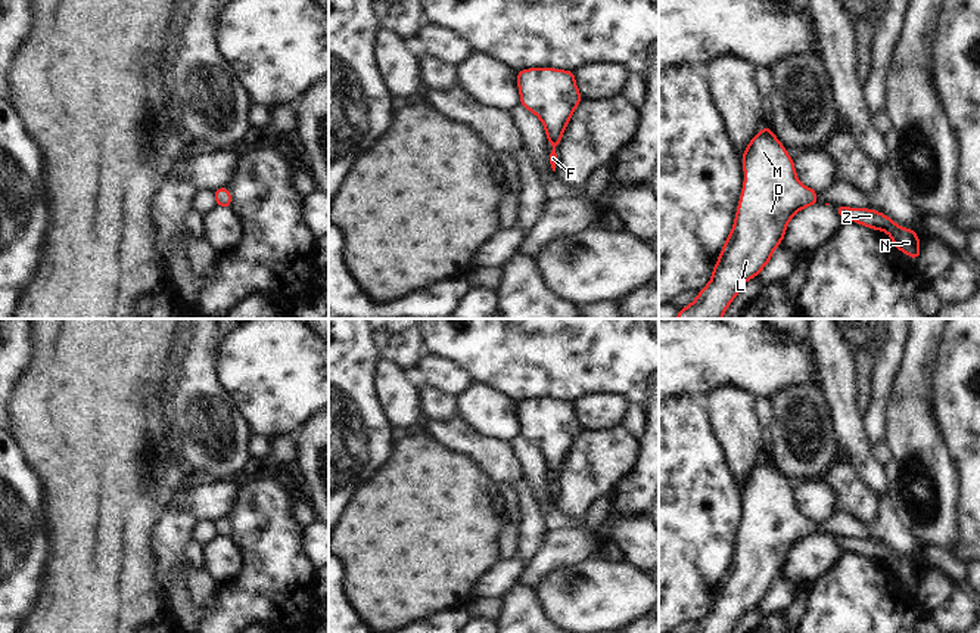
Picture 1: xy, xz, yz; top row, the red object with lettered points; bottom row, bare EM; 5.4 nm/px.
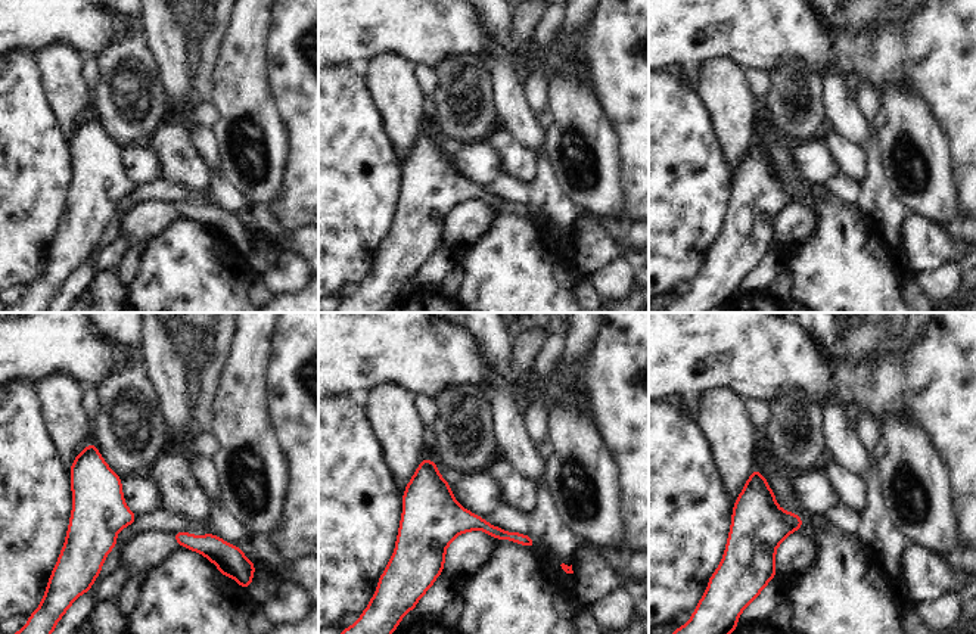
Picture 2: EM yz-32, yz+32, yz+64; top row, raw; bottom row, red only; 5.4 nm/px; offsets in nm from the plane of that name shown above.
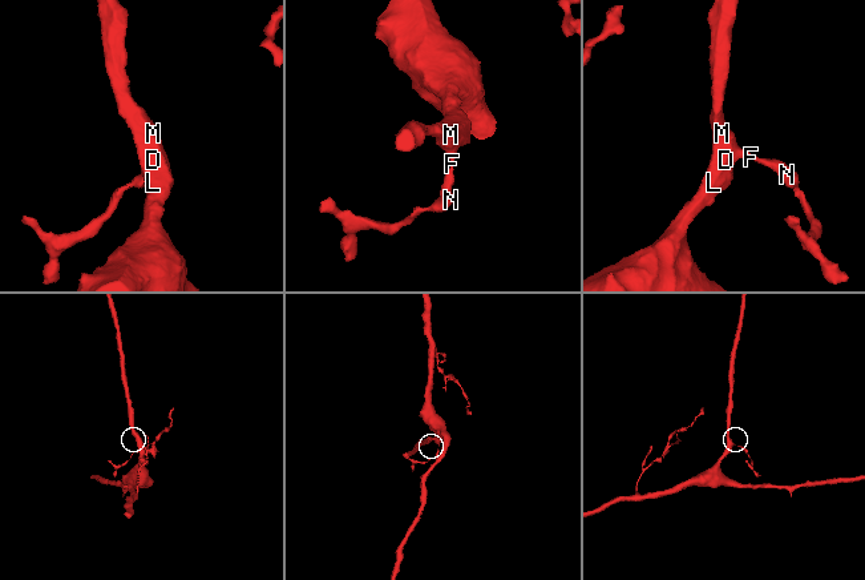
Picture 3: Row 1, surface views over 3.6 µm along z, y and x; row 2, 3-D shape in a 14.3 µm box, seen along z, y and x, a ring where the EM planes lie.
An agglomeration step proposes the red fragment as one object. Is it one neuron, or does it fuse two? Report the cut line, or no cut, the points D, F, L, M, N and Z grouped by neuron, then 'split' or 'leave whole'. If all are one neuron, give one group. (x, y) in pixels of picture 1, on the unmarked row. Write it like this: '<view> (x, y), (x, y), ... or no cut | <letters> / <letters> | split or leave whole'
no cut | D F L M N Z | leave whole

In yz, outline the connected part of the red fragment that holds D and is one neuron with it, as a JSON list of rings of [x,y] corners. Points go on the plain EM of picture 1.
[[[768,456],[750,471],[741,493],[744,516],[735,553],[712,611],[694,633],[732,633],[743,614],[768,595],[791,547],[818,533],[818,524],[799,512],[794,491]]]

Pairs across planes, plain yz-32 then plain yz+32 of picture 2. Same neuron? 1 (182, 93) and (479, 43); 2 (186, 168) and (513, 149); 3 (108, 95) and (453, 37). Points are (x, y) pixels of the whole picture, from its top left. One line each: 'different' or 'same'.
1: different
2: same
3: different

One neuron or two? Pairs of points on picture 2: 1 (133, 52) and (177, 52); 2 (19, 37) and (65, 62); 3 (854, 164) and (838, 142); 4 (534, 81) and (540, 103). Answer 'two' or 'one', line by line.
1: two
2: two
3: one
4: one

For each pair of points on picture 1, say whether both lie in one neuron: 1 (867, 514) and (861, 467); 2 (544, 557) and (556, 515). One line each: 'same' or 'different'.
1: different
2: different

